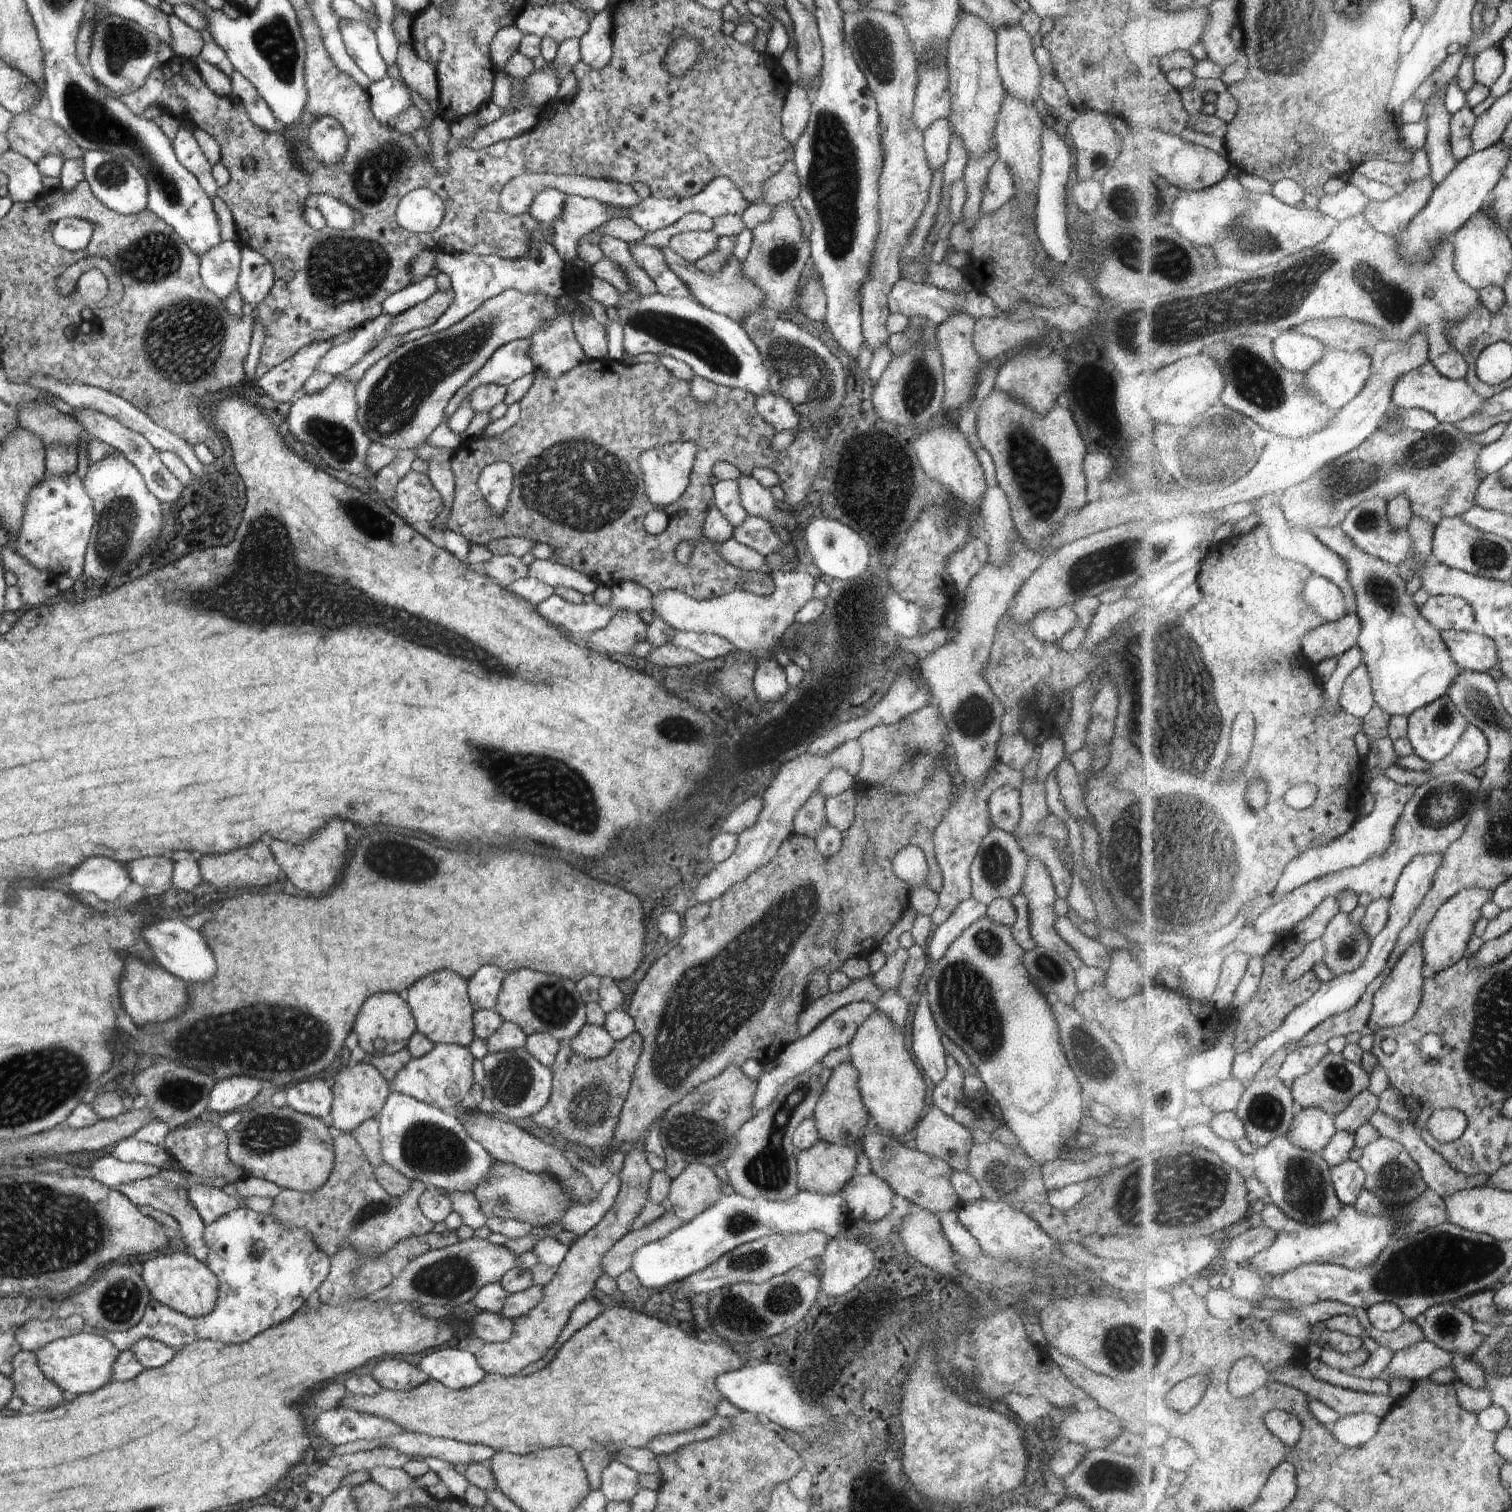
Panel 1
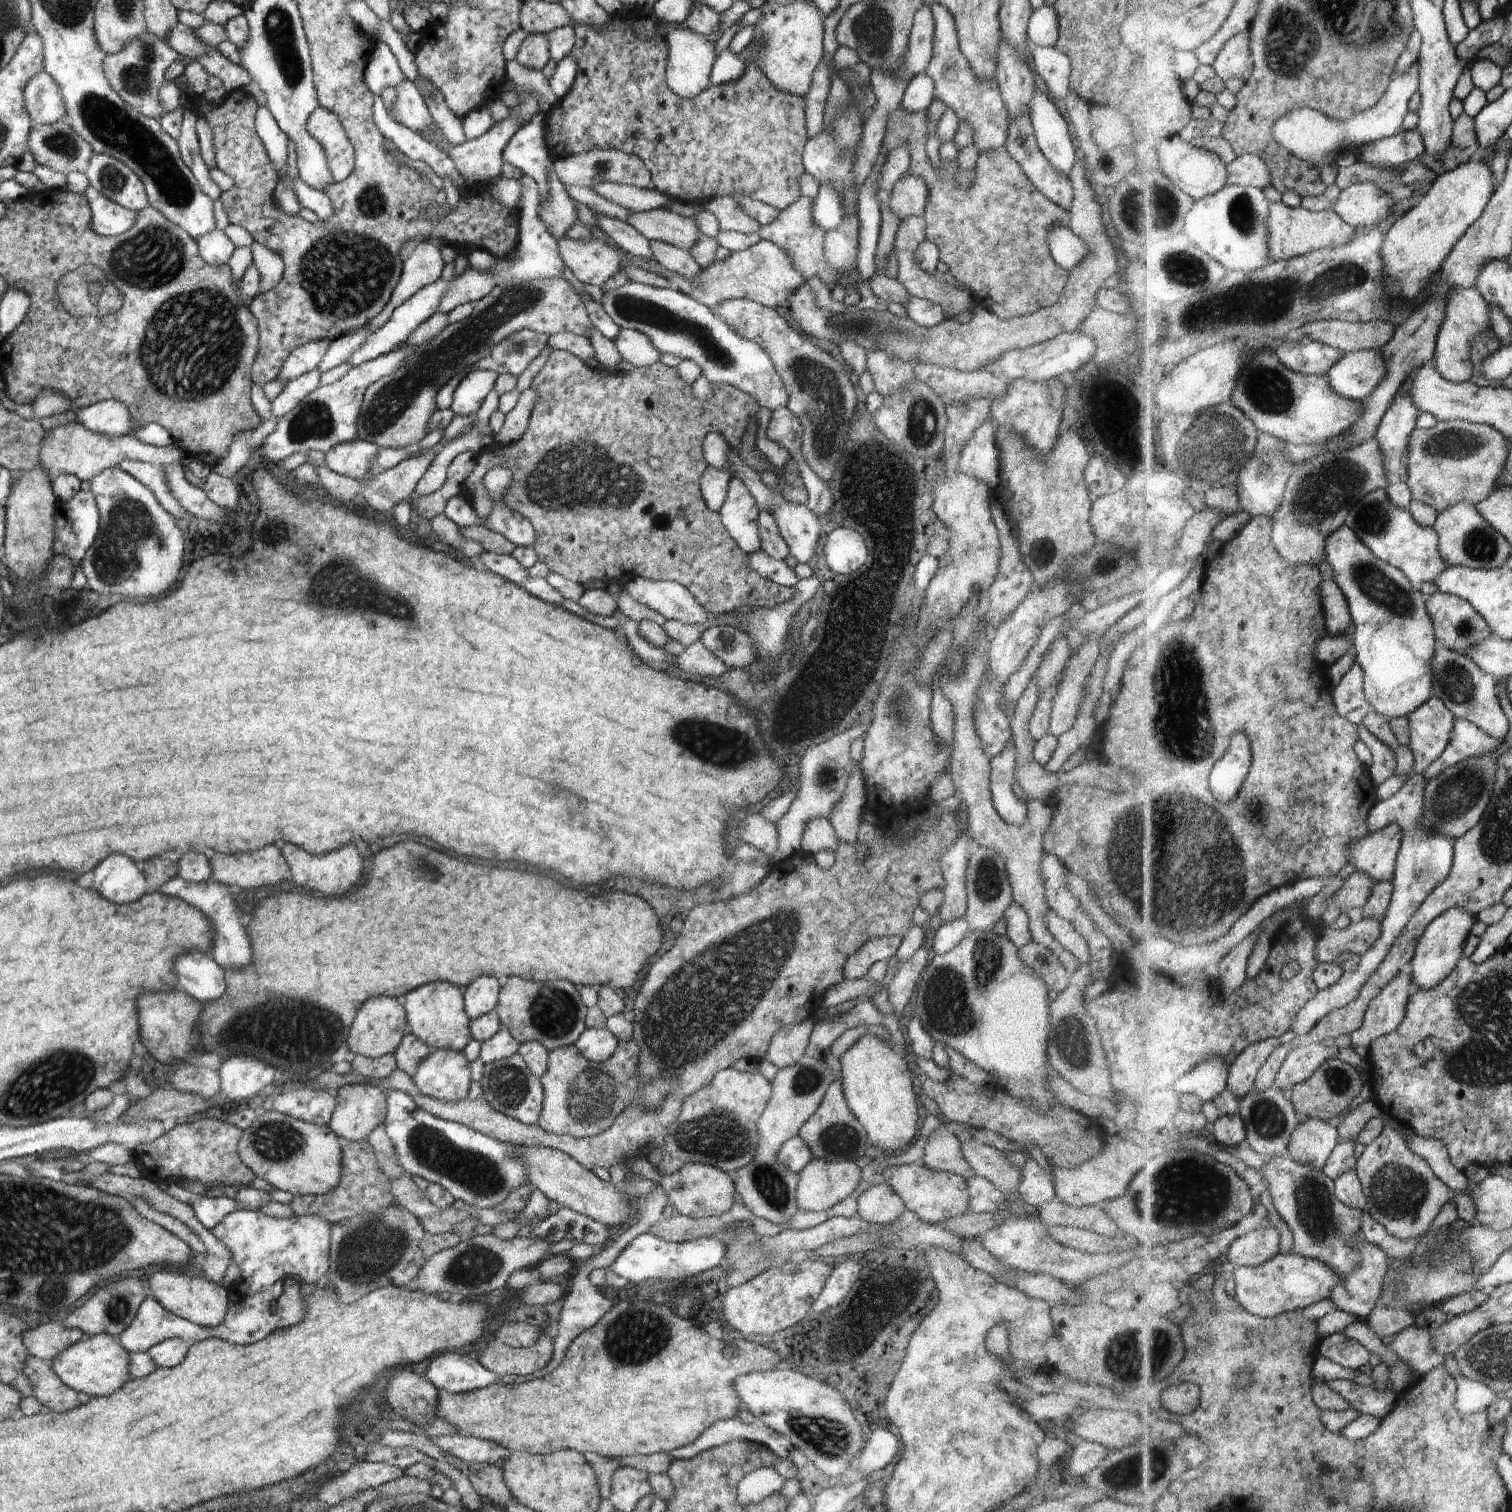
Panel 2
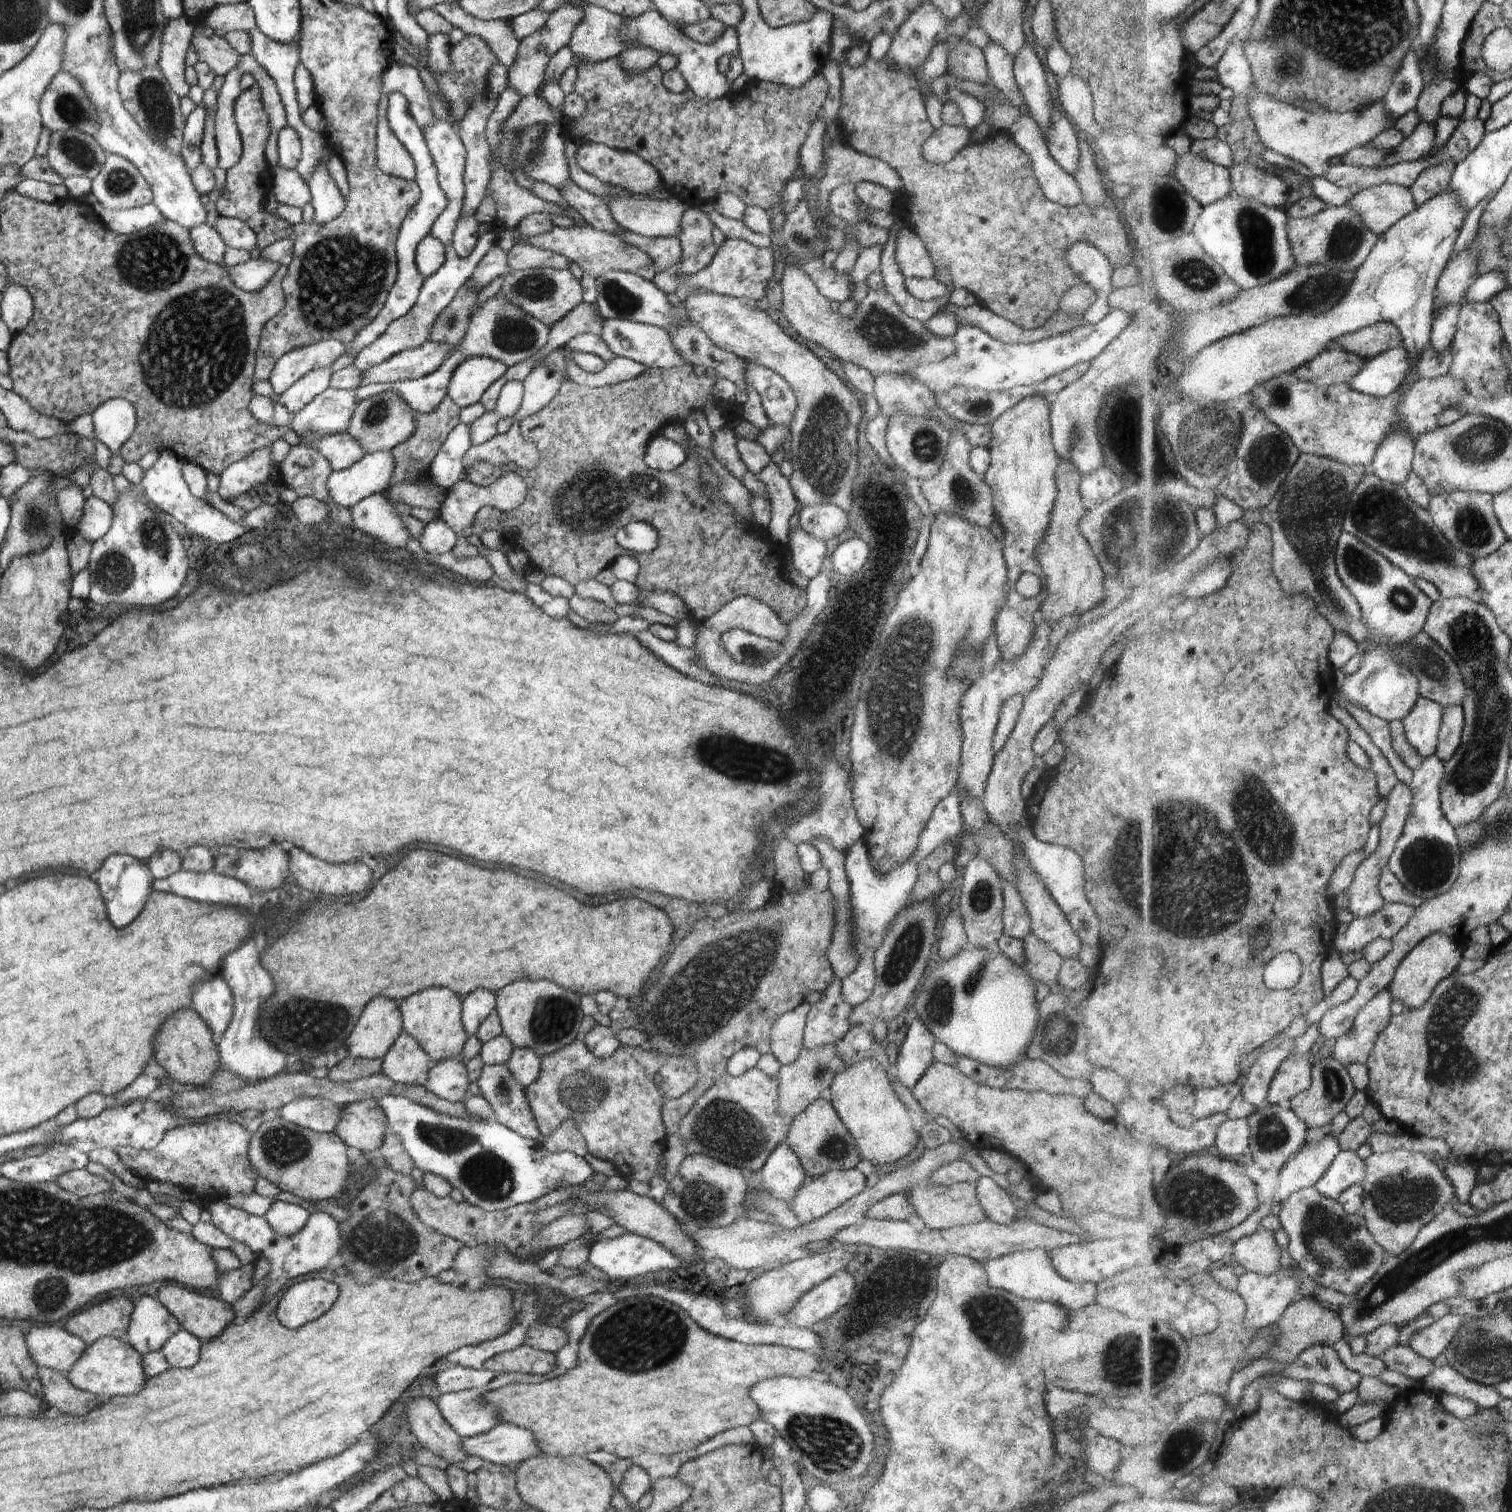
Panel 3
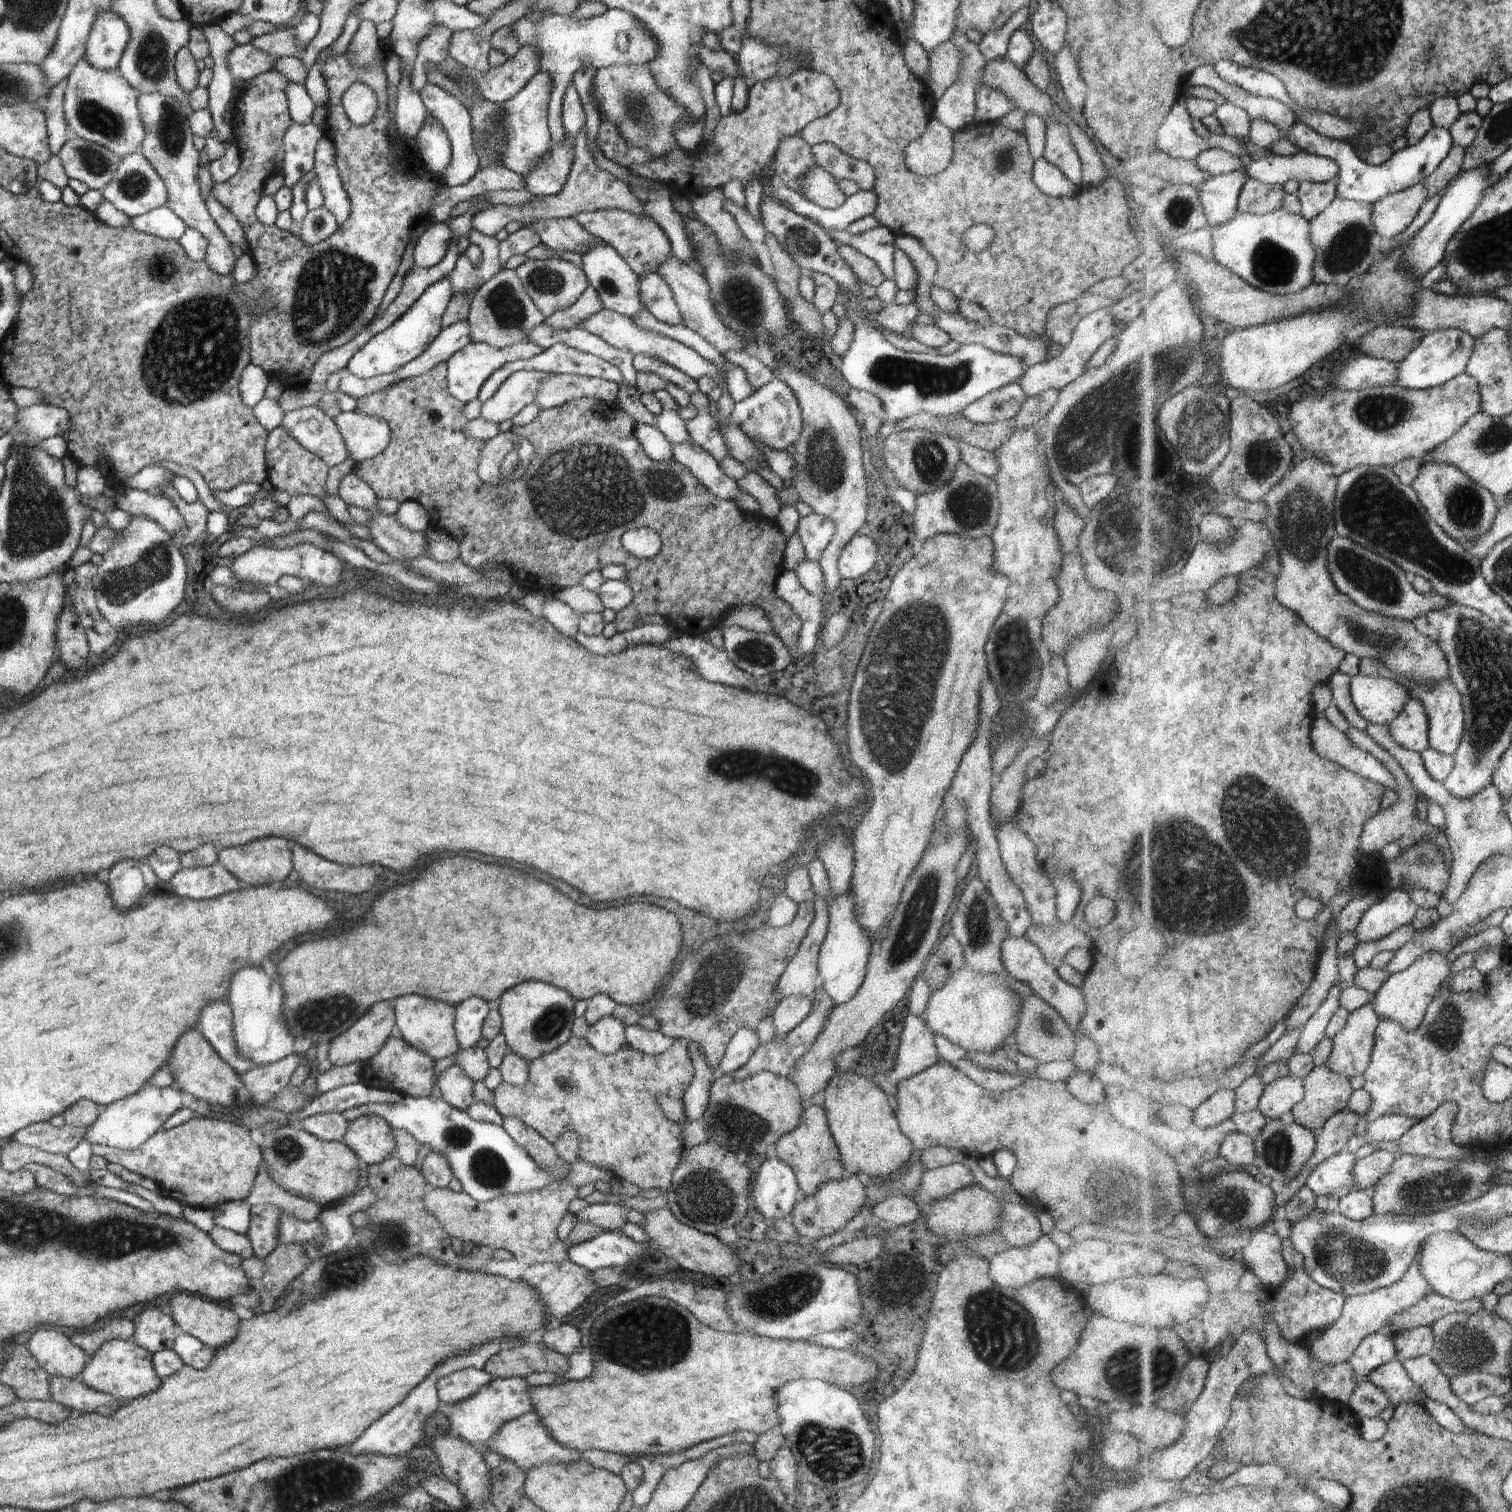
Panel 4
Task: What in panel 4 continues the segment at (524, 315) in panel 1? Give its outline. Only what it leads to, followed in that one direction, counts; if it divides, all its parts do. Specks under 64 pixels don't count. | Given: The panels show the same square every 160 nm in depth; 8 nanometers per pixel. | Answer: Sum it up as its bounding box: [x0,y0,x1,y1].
[333,260,589,464]

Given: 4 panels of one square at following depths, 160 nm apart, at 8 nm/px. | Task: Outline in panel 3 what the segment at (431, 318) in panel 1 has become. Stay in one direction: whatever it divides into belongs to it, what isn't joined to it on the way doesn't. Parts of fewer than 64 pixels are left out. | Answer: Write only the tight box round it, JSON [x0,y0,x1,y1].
[468,241,509,292]

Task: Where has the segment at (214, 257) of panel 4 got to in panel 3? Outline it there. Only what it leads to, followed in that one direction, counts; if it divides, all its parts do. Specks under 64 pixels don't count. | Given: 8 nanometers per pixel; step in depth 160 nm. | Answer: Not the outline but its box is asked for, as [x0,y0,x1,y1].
[118,66,278,292]

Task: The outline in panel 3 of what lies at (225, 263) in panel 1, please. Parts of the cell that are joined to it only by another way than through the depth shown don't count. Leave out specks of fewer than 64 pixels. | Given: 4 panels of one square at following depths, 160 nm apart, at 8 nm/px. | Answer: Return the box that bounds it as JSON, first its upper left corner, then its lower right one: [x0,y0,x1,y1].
[189,223,227,263]

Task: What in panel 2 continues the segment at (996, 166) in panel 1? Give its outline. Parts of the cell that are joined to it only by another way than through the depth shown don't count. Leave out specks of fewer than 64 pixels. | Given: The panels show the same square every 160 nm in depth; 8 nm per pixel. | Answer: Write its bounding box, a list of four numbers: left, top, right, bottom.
[1005,114,1073,212]

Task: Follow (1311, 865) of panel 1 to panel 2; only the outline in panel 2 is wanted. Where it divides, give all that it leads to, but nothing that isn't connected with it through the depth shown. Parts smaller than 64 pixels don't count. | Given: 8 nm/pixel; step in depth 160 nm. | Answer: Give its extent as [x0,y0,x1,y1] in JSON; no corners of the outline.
[1350,718,1502,882]

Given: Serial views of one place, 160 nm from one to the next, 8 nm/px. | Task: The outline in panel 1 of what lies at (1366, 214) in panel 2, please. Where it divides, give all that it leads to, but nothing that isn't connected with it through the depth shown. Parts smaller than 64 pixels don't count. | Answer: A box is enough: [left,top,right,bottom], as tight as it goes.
[1320,182,1371,222]

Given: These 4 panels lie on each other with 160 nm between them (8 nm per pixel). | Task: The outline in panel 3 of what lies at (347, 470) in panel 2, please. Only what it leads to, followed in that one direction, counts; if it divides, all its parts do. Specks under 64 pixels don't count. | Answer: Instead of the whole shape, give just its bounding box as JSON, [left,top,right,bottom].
[301,434,367,471]

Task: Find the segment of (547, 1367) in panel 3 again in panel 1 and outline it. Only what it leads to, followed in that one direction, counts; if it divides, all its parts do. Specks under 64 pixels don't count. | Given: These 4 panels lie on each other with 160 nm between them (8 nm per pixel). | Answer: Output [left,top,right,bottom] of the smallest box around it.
[475,1141,654,1376]

